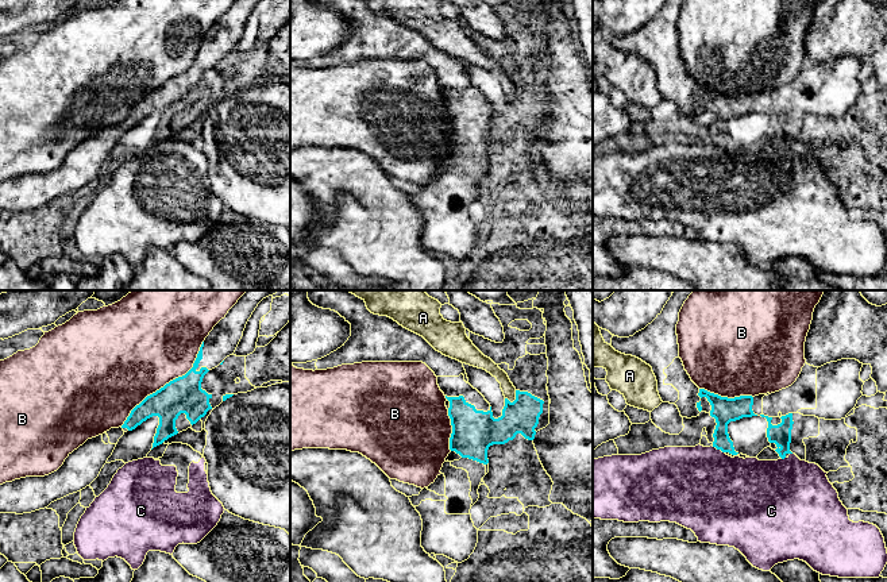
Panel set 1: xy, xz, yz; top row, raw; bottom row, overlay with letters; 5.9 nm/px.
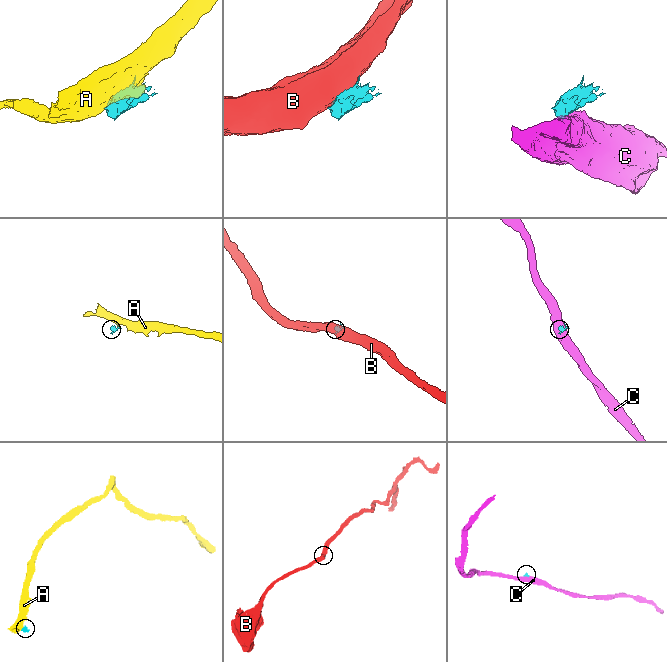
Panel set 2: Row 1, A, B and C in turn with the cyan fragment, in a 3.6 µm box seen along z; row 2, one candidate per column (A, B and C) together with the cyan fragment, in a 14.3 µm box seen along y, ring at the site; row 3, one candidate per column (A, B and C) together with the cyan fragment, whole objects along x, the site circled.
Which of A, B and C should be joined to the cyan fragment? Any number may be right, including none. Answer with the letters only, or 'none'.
none

